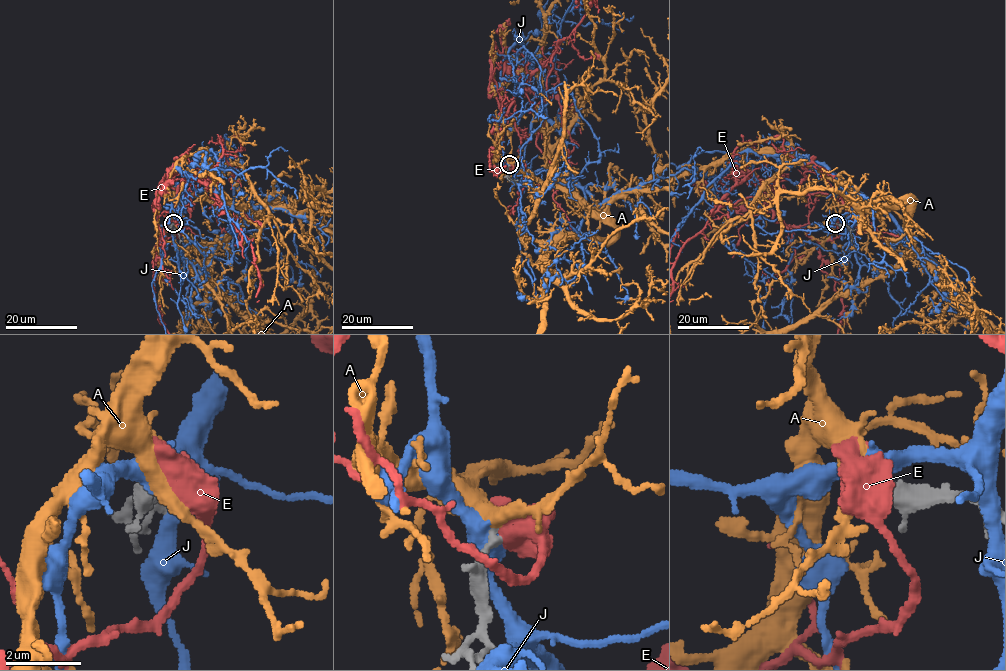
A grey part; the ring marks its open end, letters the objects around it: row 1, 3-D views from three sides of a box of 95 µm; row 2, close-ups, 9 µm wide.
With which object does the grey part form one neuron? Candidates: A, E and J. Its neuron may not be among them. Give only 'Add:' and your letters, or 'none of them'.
Add: A

